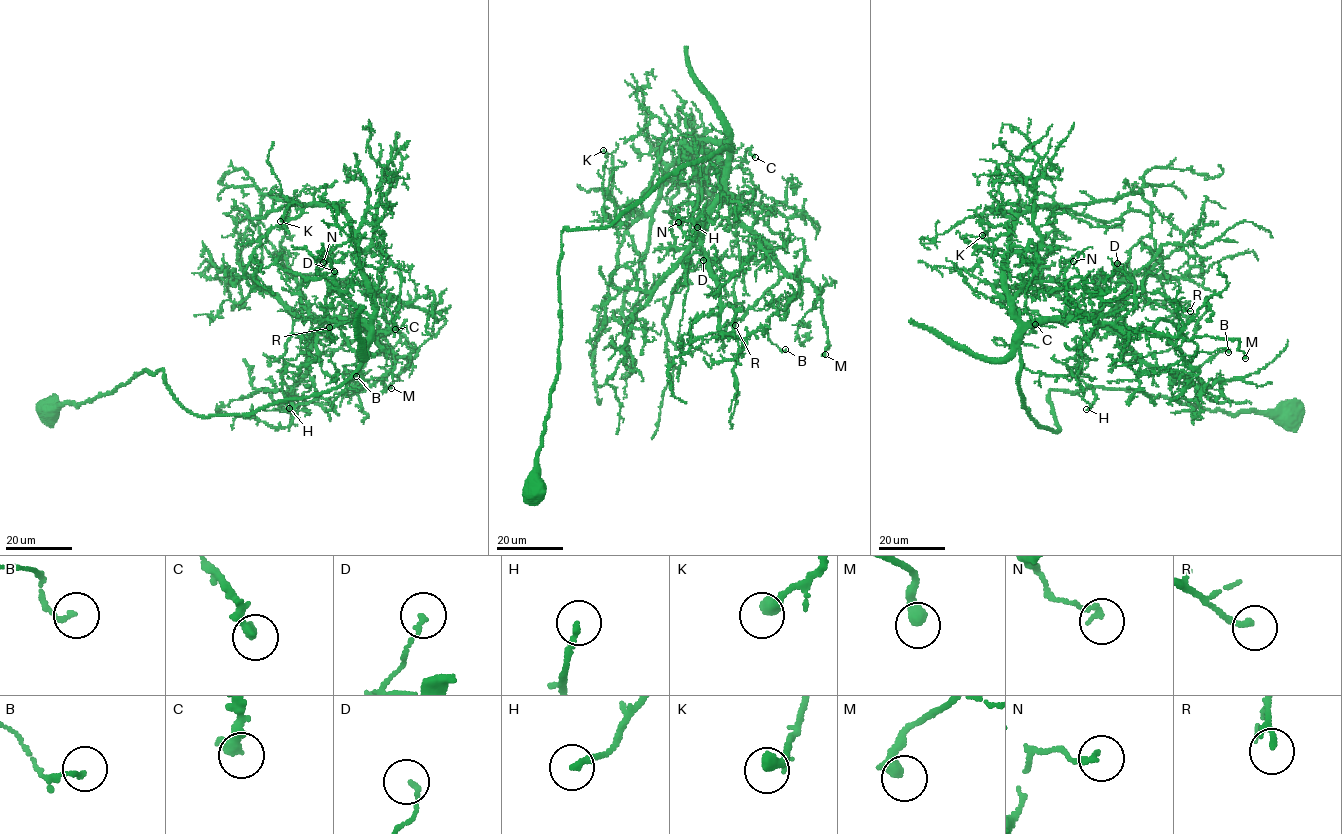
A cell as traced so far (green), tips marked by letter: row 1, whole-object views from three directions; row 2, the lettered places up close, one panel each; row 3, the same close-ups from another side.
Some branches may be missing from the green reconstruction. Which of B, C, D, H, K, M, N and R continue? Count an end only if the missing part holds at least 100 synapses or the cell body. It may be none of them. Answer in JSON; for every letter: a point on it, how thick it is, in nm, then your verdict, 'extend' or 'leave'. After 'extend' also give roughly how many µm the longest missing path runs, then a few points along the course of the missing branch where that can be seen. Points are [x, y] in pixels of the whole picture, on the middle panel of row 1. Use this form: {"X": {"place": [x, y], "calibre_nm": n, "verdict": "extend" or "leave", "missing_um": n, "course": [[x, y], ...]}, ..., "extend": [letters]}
{"B": {"place": [785, 349], "calibre_nm": 150, "verdict": "leave"}, "C": {"place": [755, 157], "calibre_nm": 380, "verdict": "leave"}, "D": {"place": [703, 260], "calibre_nm": 150, "verdict": "leave"}, "H": {"place": [697, 227], "calibre_nm": 190, "verdict": "leave"}, "K": {"place": [603, 150], "calibre_nm": 400, "verdict": "leave"}, "M": {"place": [825, 354], "calibre_nm": 440, "verdict": "leave"}, "N": {"place": [678, 222], "calibre_nm": 170, "verdict": "leave"}, "R": {"place": [735, 325], "calibre_nm": 190, "verdict": "leave"}, "extend": []}

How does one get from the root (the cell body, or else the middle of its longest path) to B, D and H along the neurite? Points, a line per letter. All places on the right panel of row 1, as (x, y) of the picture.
B: (1291, 415), (1087, 387), (1050, 392), (1057, 431), (1019, 383), (1055, 319), (1228, 352)
D: (1291, 415), (1087, 387), (1051, 391), (1060, 428), (1037, 425), (1021, 334), (1122, 317), (1135, 283), (1117, 263)
H: (1291, 415), (1087, 387), (1051, 391), (1060, 428), (1037, 425), (1027, 328), (1091, 318), (1069, 369), (1086, 409)

